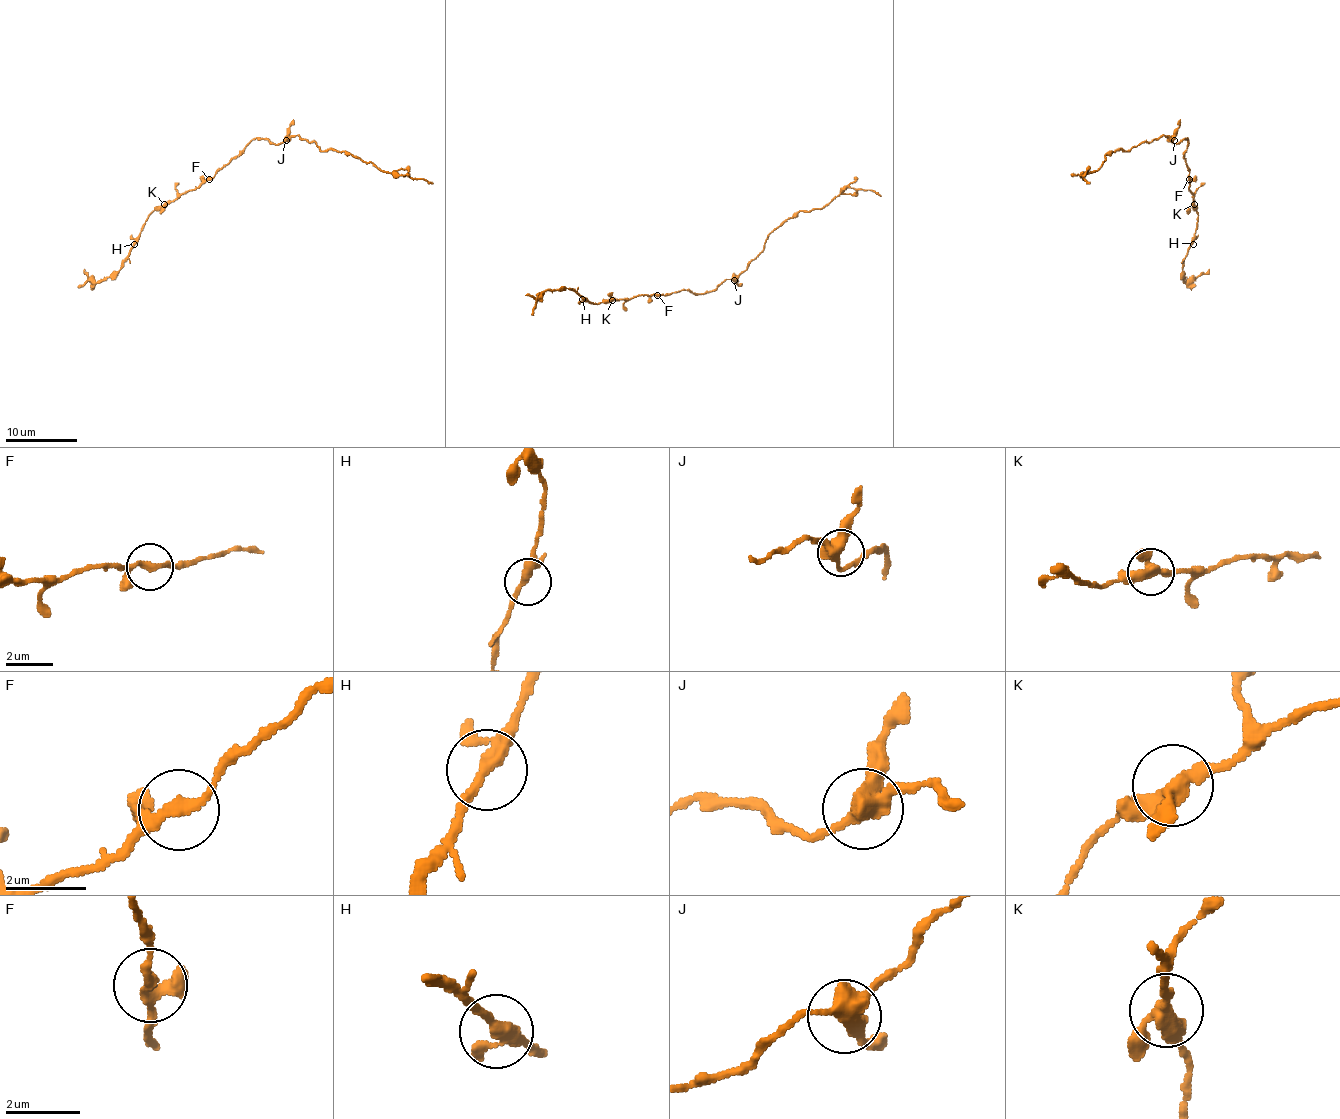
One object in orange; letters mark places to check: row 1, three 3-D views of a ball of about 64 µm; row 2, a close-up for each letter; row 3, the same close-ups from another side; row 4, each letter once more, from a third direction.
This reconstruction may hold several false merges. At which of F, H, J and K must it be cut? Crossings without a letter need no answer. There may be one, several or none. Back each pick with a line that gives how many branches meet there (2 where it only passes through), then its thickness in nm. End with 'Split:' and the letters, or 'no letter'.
Split: no letter

